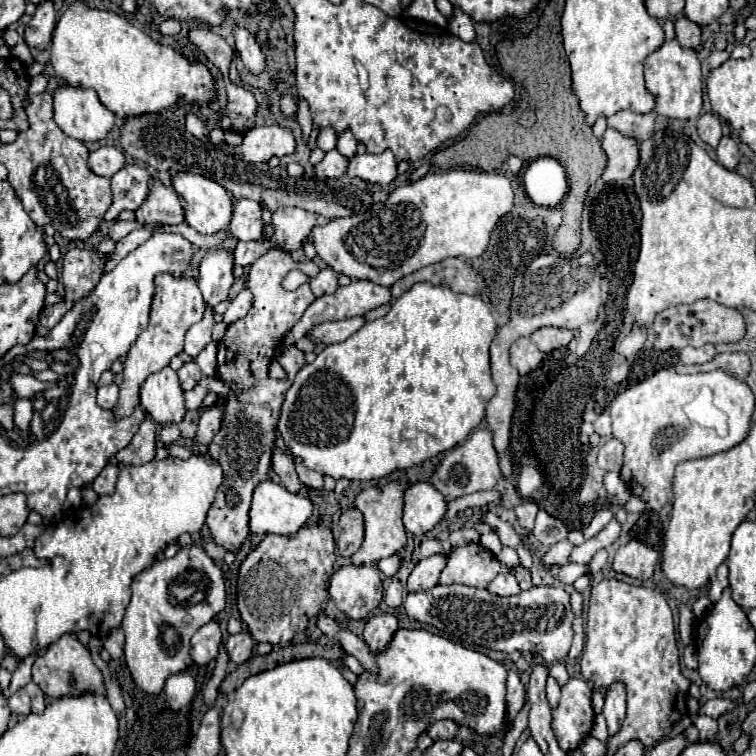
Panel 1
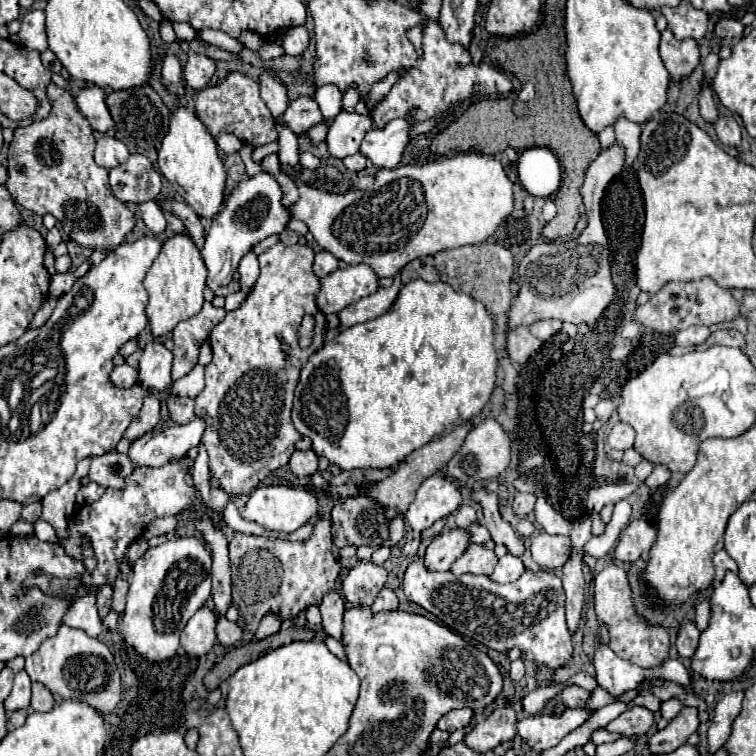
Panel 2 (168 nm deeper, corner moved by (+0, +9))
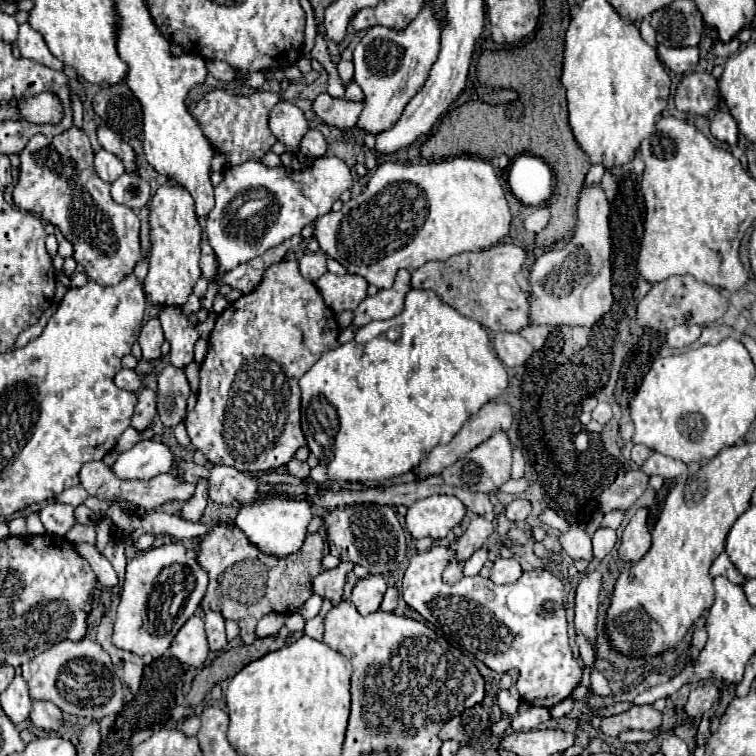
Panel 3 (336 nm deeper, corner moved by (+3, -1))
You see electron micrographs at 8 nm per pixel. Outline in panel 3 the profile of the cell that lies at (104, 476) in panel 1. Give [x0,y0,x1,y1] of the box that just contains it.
[79,462,195,510]

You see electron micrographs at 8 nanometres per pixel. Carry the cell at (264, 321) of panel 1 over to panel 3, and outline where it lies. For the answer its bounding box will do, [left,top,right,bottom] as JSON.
[185,260,339,472]

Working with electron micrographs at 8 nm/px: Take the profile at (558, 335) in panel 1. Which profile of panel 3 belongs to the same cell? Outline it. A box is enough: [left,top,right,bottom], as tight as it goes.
[519,326,549,350]

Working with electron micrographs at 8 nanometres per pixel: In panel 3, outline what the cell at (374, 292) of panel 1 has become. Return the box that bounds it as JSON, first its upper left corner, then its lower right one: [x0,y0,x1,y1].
[315,274,367,314]

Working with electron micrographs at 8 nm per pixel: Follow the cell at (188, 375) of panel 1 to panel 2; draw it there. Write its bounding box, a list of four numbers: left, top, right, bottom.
[172,302,226,380]

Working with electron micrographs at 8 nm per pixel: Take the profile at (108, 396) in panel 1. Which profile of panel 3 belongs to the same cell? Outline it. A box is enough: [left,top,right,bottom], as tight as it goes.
[115,370,141,392]

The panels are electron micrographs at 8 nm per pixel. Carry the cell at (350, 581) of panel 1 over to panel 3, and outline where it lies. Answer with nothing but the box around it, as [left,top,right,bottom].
[351,576,387,614]

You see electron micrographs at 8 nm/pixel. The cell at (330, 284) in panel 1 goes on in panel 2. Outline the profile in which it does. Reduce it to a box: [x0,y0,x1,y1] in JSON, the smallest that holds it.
[314,250,338,278]

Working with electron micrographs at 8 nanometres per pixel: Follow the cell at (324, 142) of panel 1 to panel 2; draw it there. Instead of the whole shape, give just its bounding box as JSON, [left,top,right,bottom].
[314,84,342,126]

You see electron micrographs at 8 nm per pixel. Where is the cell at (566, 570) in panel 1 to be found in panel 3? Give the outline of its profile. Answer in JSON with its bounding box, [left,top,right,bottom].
[593,528,617,560]

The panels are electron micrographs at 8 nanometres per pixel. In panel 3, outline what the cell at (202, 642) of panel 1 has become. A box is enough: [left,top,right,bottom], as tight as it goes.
[171,616,209,668]

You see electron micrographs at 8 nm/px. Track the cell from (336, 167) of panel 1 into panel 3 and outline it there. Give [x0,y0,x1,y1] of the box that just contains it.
[351,4,439,138]

